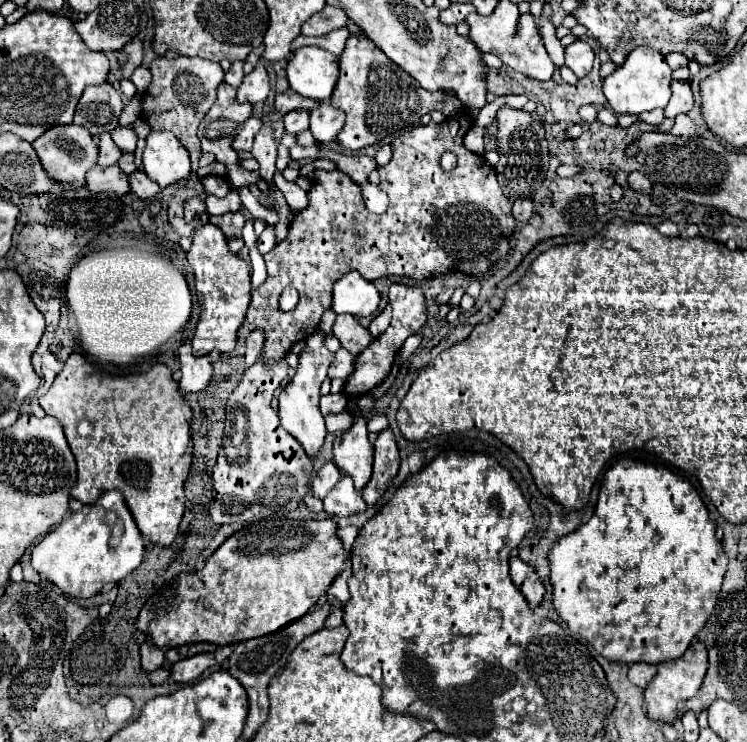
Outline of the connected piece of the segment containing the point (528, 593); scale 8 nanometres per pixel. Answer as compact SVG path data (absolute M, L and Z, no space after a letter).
M518 556L510 558L510 578L512 578L514 586L524 594L530 608L536 608L542 602L544 586L540 582L538 574L534 572L532 566L522 562Z

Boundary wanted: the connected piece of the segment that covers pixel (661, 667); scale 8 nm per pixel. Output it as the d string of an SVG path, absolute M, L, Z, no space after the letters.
M702 642L690 644L690 648L684 652L684 656L658 664L658 674L654 676L654 680L644 690L644 700L648 702L650 720L676 724L678 722L678 718L676 718L678 702L688 700L690 696L694 696L698 692L698 688L702 686L702 680L706 676L706 670L708 670L708 654L706 654L706 648Z

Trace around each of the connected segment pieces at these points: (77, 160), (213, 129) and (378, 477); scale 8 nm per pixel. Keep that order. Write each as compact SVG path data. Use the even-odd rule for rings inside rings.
M66 124L66 126L54 126L48 132L44 132L38 140L32 142L42 168L56 180L62 184L78 184L84 186L86 184L86 172L90 168L96 166L98 162L98 146L94 142L94 138L90 136L90 132L82 126L76 124Z
M220 84L218 86L218 98L216 98L214 106L208 110L208 114L204 116L204 120L200 122L200 128L198 128L198 138L202 142L202 150L212 152L218 162L226 164L230 180L236 180L238 184L248 184L248 182L242 180L242 172L240 172L240 166L238 166L238 154L232 148L226 148L226 146L232 146L234 138L242 130L244 120L250 118L250 114L252 114L252 106L248 102L240 104L236 100L236 90L230 84Z
M390 428L382 430L374 440L374 474L366 488L362 490L362 498L368 506L378 504L382 494L392 484L400 466L400 454L396 446L394 432Z

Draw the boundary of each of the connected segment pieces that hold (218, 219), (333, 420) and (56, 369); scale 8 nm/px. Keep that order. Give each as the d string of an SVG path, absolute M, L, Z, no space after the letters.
M202 214L202 224L206 222L212 222L216 224L226 240L228 240L228 246L234 254L240 252L240 248L244 246L244 240L242 240L242 226L244 226L244 216L242 214L222 214L222 216L210 216L210 214Z
M344 410L344 412L340 412L340 414L330 414L330 416L326 416L326 432L328 434L336 434L336 432L344 432L344 430L348 430L350 428L350 424L352 424L352 416Z
M45 352L42 355L42 375L44 377L44 384L35 391L35 395L42 396L53 384L56 376L63 368L63 363L60 362L51 352Z

